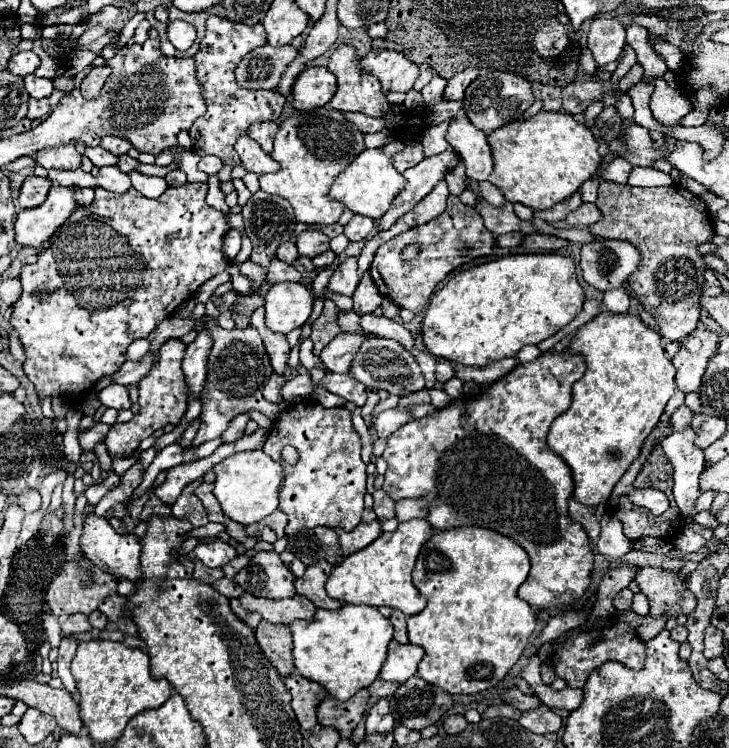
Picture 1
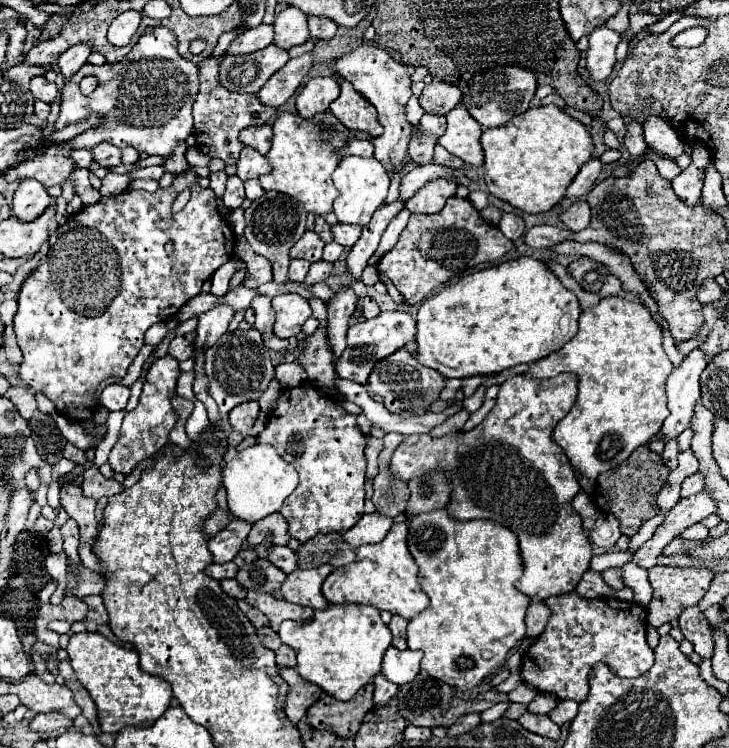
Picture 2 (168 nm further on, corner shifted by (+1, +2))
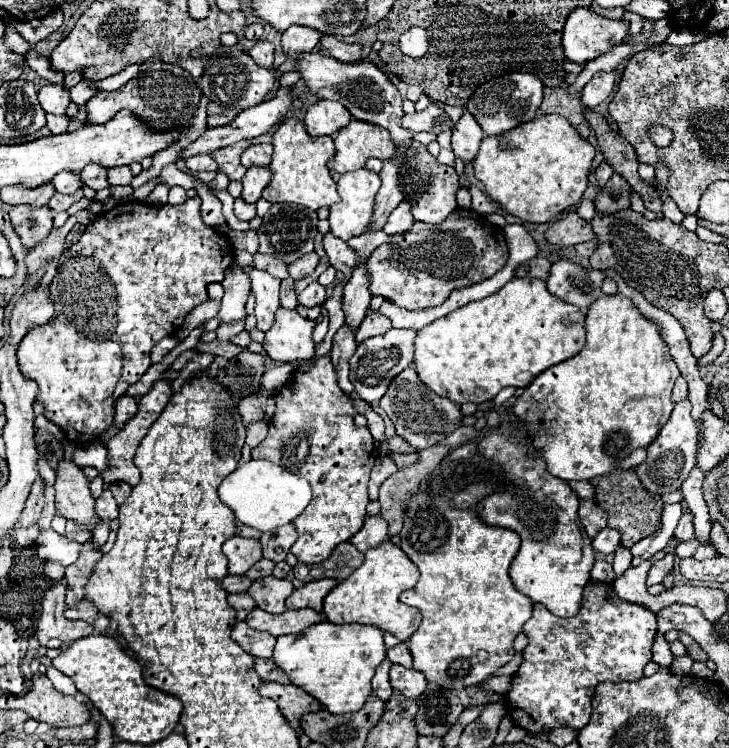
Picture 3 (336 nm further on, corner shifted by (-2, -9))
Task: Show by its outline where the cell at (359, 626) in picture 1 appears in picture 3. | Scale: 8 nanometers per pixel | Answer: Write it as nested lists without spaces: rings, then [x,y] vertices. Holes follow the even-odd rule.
[[[323,620],[299,634],[279,636],[273,660],[283,668],[295,686],[315,696],[331,714],[347,714],[361,710],[371,694],[371,678],[385,660],[383,632],[377,626],[333,624]]]

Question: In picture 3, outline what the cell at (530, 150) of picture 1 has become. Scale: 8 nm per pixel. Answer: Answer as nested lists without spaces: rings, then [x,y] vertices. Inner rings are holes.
[[[543,114],[531,122],[525,122],[511,132],[501,136],[485,136],[479,148],[477,158],[473,160],[475,176],[485,184],[485,190],[491,200],[495,200],[509,214],[525,220],[525,222],[549,222],[551,218],[563,214],[567,208],[577,204],[587,188],[587,176],[591,170],[591,162],[595,156],[595,148],[579,136],[579,132],[563,120],[559,114]]]

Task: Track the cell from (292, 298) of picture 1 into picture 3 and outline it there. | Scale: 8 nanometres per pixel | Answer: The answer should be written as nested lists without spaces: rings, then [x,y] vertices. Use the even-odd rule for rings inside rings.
[[[279,308],[275,324],[265,332],[265,354],[277,362],[297,362],[315,356],[311,340],[313,322],[301,318],[295,310]]]

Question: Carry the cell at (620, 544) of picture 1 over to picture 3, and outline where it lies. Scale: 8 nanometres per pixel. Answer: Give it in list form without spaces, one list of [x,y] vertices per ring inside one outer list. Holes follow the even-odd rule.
[[[603,528],[595,538],[593,538],[593,548],[599,554],[611,554],[617,550],[617,546],[621,544],[621,536],[617,530],[613,528]]]

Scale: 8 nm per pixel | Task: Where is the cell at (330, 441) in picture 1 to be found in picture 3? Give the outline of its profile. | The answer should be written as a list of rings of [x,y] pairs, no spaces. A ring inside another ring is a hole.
[[[329,356],[317,358],[315,366],[309,372],[297,368],[289,378],[289,382],[275,394],[275,400],[277,400],[277,410],[269,422],[269,434],[257,448],[253,448],[253,458],[279,464],[289,472],[303,476],[311,484],[313,500],[303,510],[303,514],[293,520],[293,526],[297,528],[299,536],[291,546],[291,552],[297,556],[297,560],[305,564],[315,564],[319,560],[325,560],[337,544],[347,542],[351,536],[355,536],[361,530],[365,520],[365,508],[369,504],[367,496],[369,472],[377,460],[377,448],[373,444],[369,430],[355,426],[353,418],[357,412],[351,400],[341,392]]]

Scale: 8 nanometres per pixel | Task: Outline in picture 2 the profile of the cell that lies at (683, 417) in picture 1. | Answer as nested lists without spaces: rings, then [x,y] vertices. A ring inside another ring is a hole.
[[[676,439],[668,441],[668,445],[666,445],[664,453],[662,453],[662,459],[664,459],[664,465],[670,471],[674,471],[678,467],[678,443],[676,443]]]

